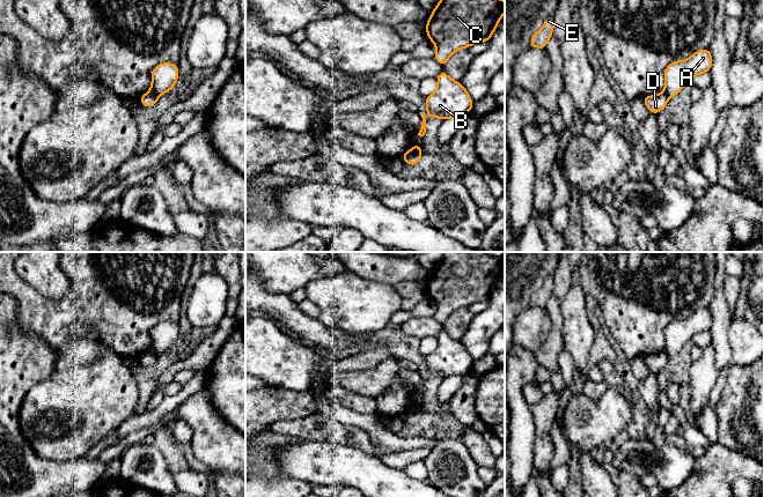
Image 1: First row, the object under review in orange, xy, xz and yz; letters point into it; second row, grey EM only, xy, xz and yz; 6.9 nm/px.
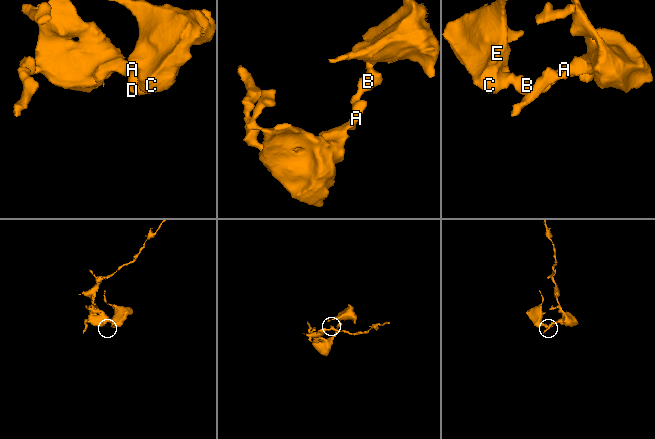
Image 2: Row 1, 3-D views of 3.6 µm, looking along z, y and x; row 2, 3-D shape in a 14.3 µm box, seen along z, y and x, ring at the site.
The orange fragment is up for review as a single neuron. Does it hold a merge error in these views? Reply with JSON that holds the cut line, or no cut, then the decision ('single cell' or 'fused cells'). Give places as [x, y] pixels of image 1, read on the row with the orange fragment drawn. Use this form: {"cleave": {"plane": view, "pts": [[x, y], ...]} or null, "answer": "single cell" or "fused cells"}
{"cleave": {"plane": "xz", "pts": [[420, 149], [404, 161]]}, "answer": "fused cells"}

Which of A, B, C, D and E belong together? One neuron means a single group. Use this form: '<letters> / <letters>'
A / B C D E

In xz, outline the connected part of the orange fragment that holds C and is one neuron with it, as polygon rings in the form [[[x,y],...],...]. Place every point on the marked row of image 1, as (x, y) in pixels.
[[[441,0],[438,2],[425,24],[427,38],[436,46],[434,59],[443,67],[455,51],[487,42],[504,13],[504,0]]]

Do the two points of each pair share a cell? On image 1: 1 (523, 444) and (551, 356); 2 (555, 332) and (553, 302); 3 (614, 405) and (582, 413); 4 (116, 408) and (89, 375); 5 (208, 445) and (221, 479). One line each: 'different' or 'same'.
1: different
2: same
3: same
4: same
5: different

